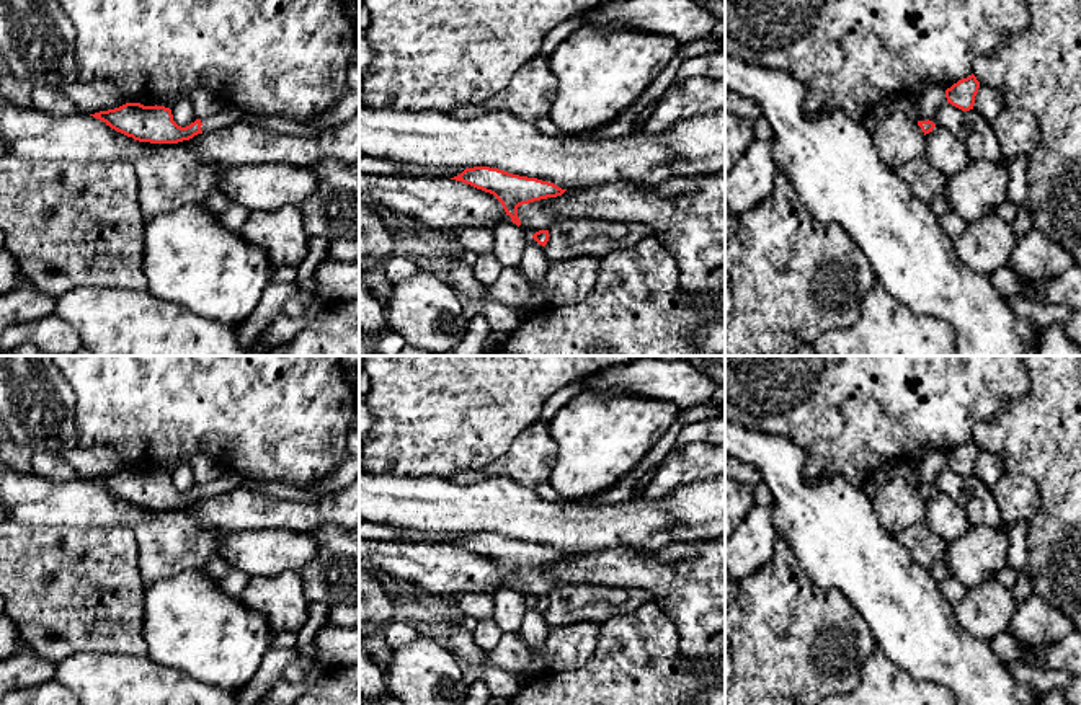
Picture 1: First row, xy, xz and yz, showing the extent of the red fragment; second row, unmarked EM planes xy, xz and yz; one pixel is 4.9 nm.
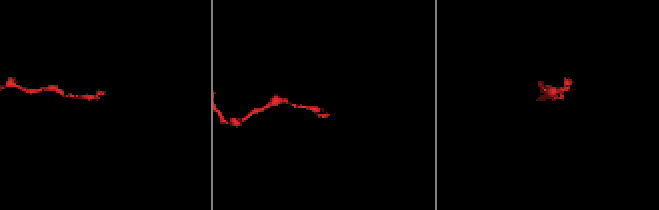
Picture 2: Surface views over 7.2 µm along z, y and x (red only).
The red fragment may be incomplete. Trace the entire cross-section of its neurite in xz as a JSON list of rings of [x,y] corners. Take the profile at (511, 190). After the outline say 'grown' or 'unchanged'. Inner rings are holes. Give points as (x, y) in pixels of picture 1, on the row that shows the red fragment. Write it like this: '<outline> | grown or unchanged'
[[[490,166],[465,168],[460,175],[451,180],[462,181],[493,194],[501,202],[506,215],[511,217],[511,222],[518,227],[521,225],[518,217],[519,206],[557,197],[567,191],[549,181],[513,175]]] | unchanged

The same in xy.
[[[126,103],[119,108],[90,114],[103,121],[111,129],[132,137],[139,142],[150,144],[178,144],[189,140],[202,132],[214,132],[240,122],[247,109],[225,104],[217,114],[204,119],[196,119],[186,127],[173,121],[170,108],[165,106],[144,106],[140,103]]] | grown

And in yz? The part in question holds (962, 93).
[[[972,73],[970,77],[959,80],[957,83],[945,90],[947,103],[962,111],[970,111],[973,109],[978,88],[980,82]]] | unchanged

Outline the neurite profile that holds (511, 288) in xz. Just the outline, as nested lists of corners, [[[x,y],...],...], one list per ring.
[[[521,266],[503,268],[496,282],[487,287],[487,299],[508,305],[521,317],[534,312],[529,304],[529,279]]]

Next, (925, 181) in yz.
[[[926,155],[910,160],[896,173],[923,202],[929,204],[934,197],[944,196],[949,176],[936,170]]]

